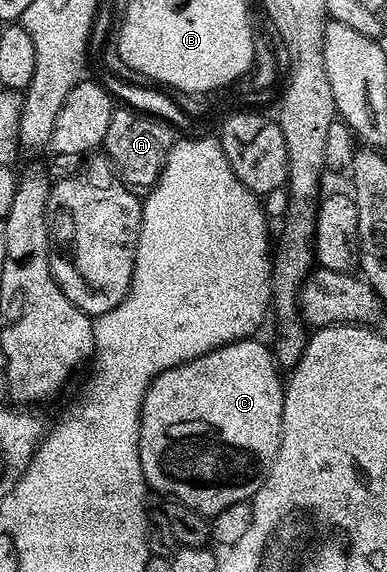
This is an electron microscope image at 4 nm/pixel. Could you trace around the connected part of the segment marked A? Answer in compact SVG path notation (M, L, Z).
M129 108L115 109L111 122L108 124L108 136L104 136L102 146L110 157L113 173L117 174L127 186L153 187L162 175L162 166L171 146L176 141L175 131L170 123L148 114L139 113Z

